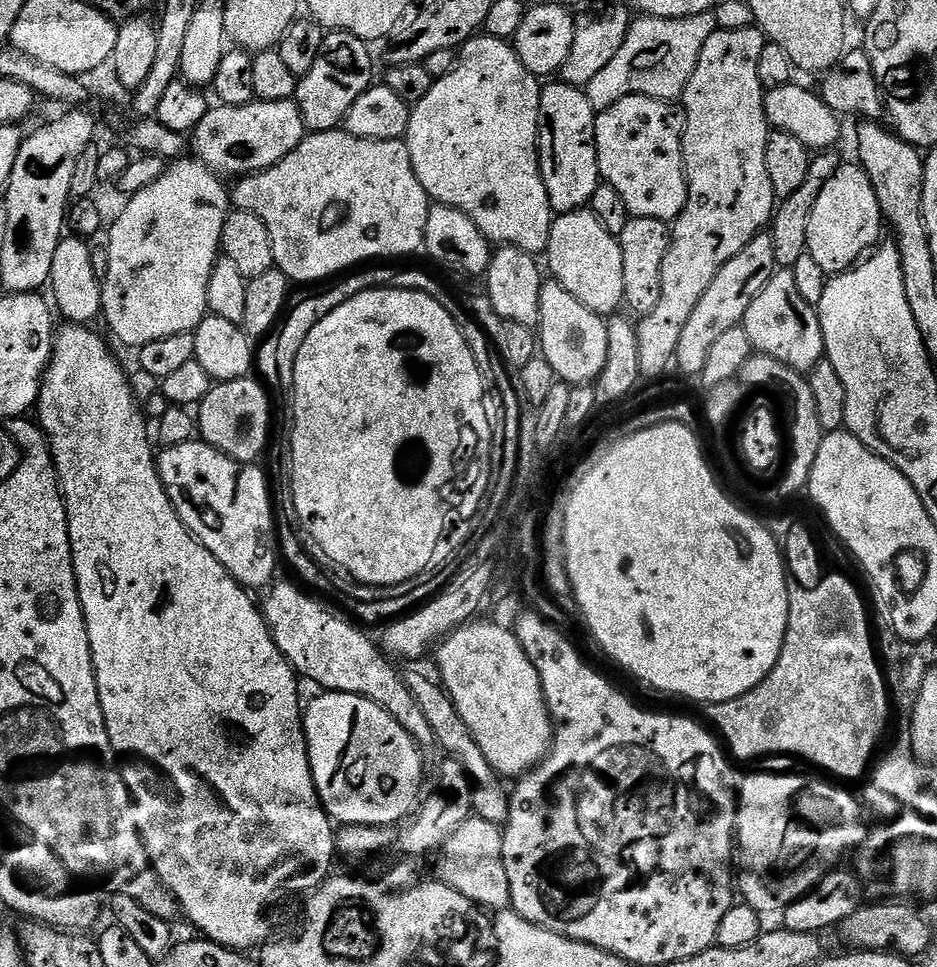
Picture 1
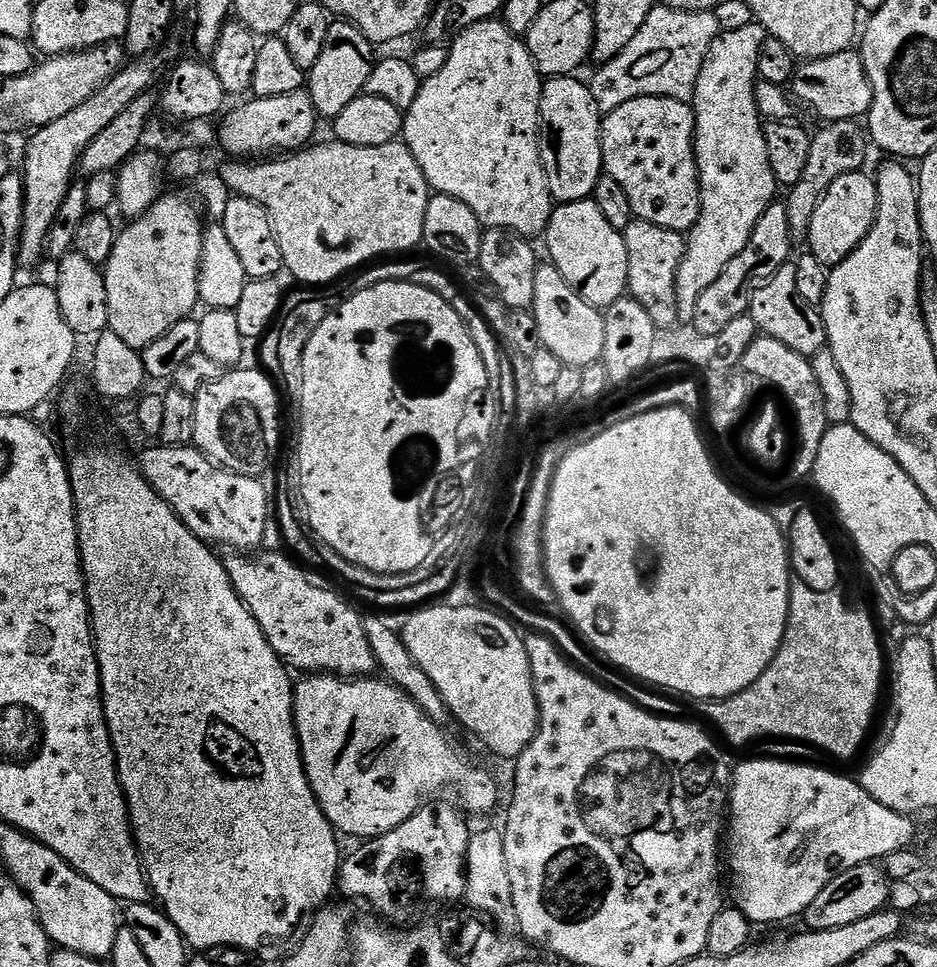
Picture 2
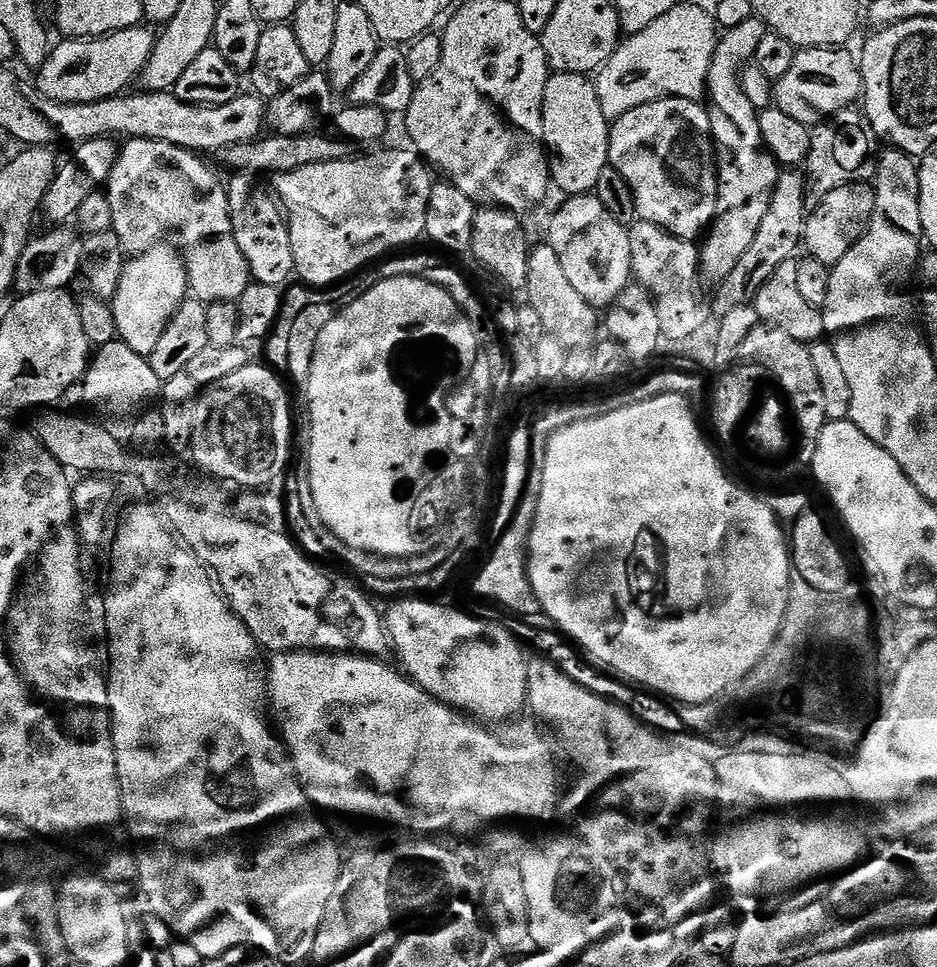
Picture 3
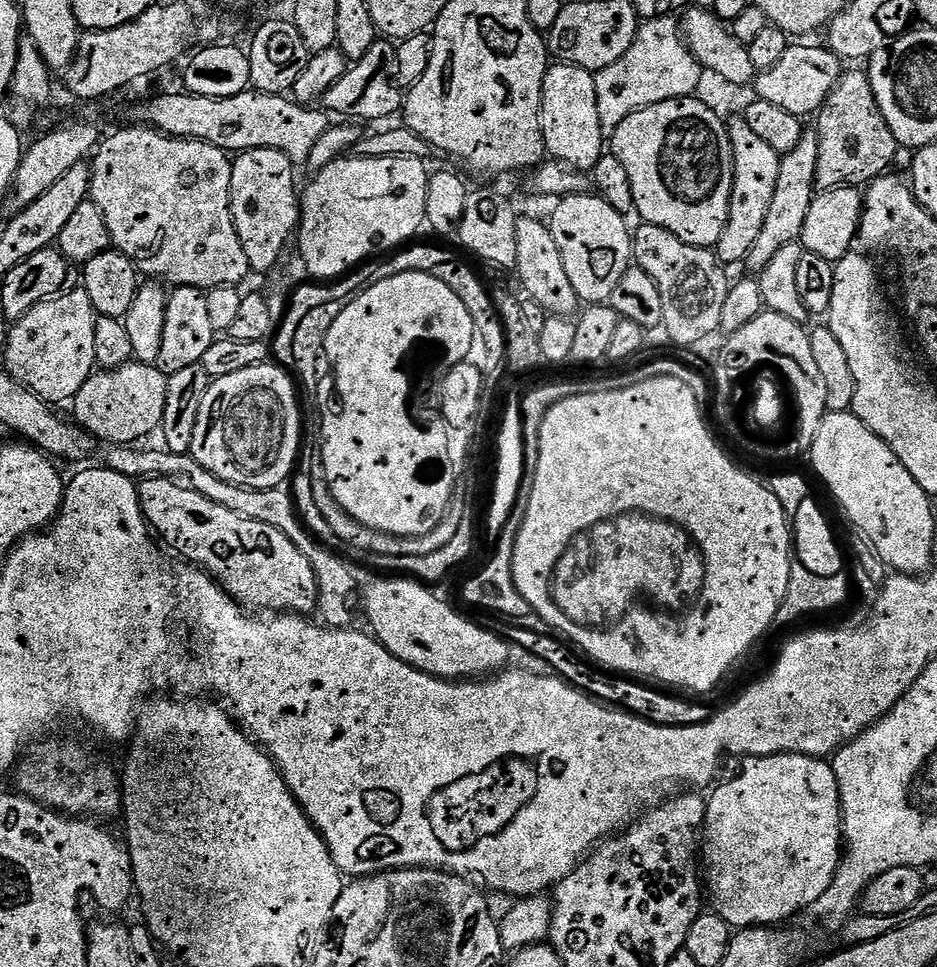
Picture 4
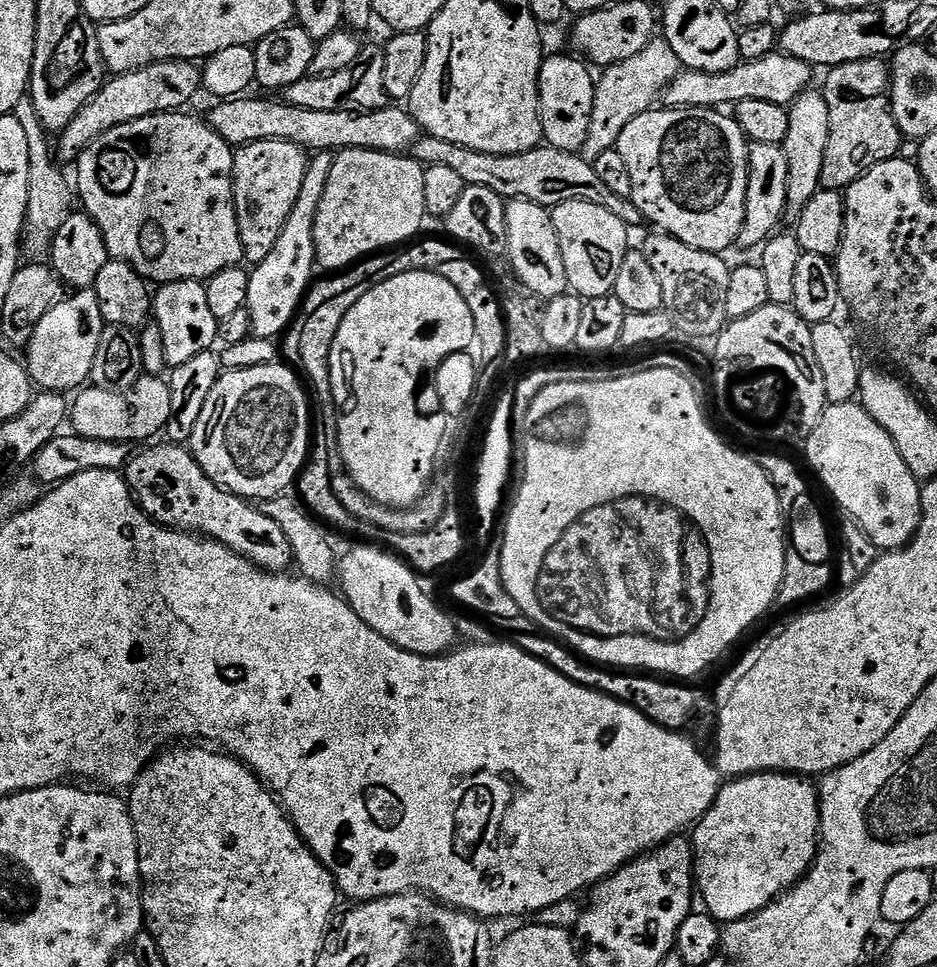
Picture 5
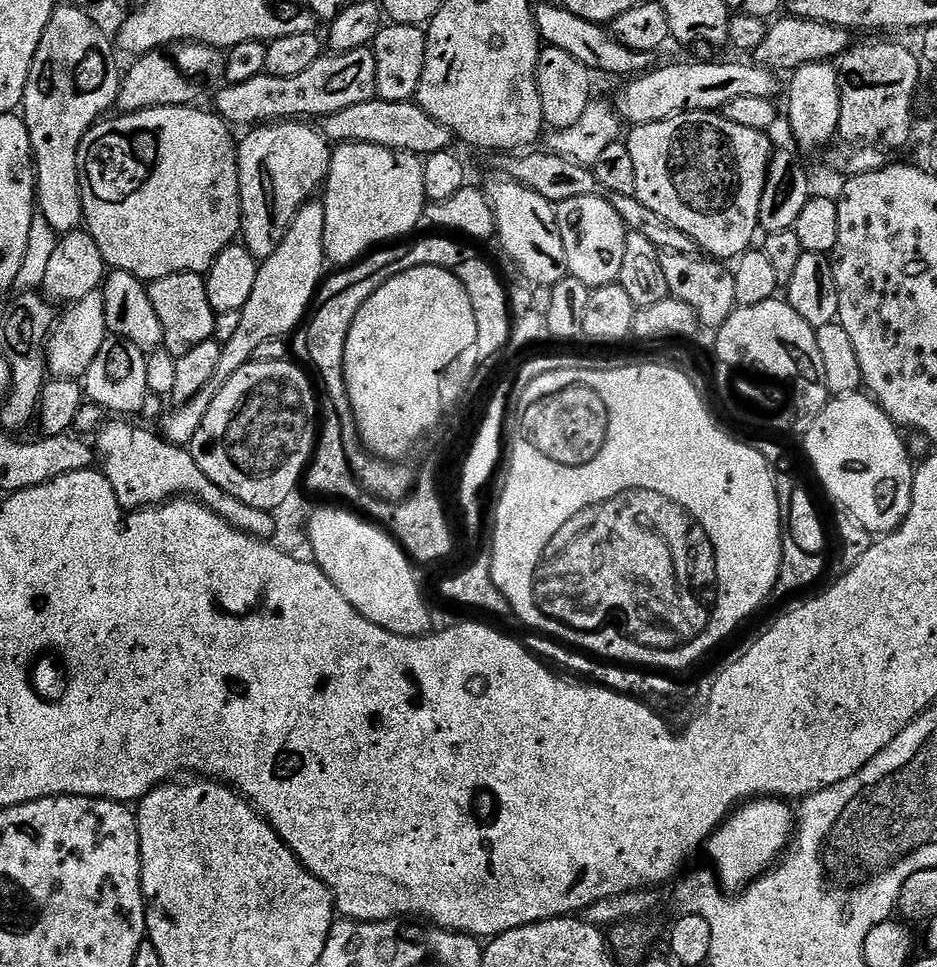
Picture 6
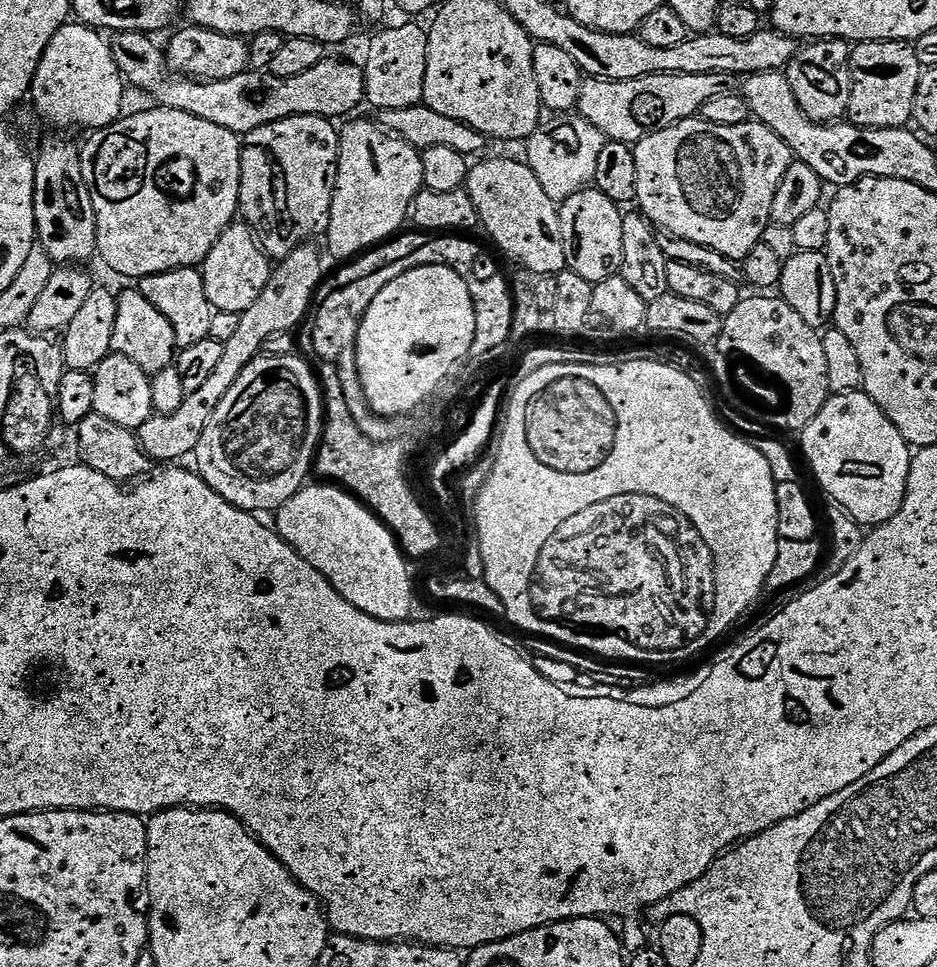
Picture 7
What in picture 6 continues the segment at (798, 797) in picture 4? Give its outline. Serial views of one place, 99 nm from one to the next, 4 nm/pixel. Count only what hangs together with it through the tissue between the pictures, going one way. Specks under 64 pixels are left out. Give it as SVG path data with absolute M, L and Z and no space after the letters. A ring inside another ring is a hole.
M757 798L735 809L706 845L721 888L735 894L773 867L792 843L796 821L793 805L779 798Z

